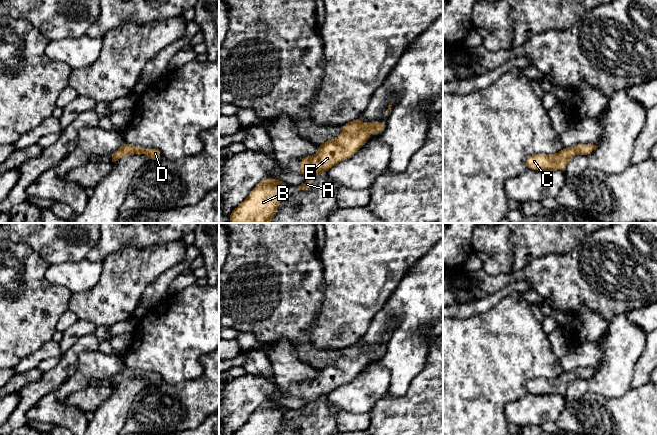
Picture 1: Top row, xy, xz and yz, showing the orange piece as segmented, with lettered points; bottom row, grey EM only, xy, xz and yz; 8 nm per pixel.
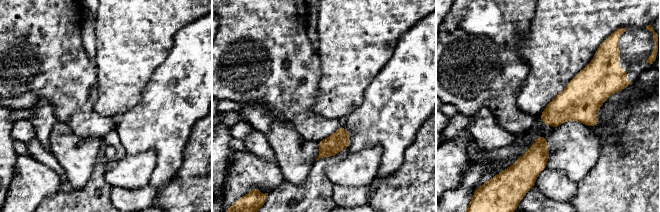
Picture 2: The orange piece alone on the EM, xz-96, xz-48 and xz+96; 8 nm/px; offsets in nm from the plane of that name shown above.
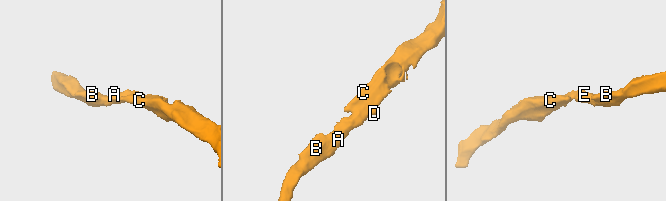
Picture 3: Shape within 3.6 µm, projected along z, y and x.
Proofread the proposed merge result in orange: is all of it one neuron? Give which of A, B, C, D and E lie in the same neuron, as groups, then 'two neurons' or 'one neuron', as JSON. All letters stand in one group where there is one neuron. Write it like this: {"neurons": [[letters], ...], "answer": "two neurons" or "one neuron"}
{"neurons": [["A", "B", "C", "D", "E"]], "answer": "one neuron"}

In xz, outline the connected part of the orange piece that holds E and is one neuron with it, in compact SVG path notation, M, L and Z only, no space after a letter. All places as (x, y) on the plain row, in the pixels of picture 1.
M360 341L352 346L340 349L344 354L331 365L318 370L318 377L300 384L300 397L308 404L300 410L300 414L308 413L314 402L328 395L334 389L353 380L370 362L370 356L381 357L385 353L382 345L362 347Z

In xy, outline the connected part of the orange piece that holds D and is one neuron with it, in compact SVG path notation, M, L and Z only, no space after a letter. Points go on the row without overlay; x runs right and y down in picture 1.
M124 365L120 373L112 378L112 386L118 385L120 382L124 380L130 380L133 378L144 378L144 377L149 381L150 385L154 385L163 381L162 377L156 372L146 374L143 371L128 369Z

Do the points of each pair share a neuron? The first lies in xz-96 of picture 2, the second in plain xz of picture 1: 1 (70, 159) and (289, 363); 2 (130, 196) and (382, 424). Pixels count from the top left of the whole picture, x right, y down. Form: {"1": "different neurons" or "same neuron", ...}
{"1": "same neuron", "2": "different neurons"}

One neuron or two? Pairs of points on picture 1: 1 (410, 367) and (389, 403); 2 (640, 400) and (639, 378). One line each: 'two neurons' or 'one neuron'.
1: two neurons
2: two neurons

